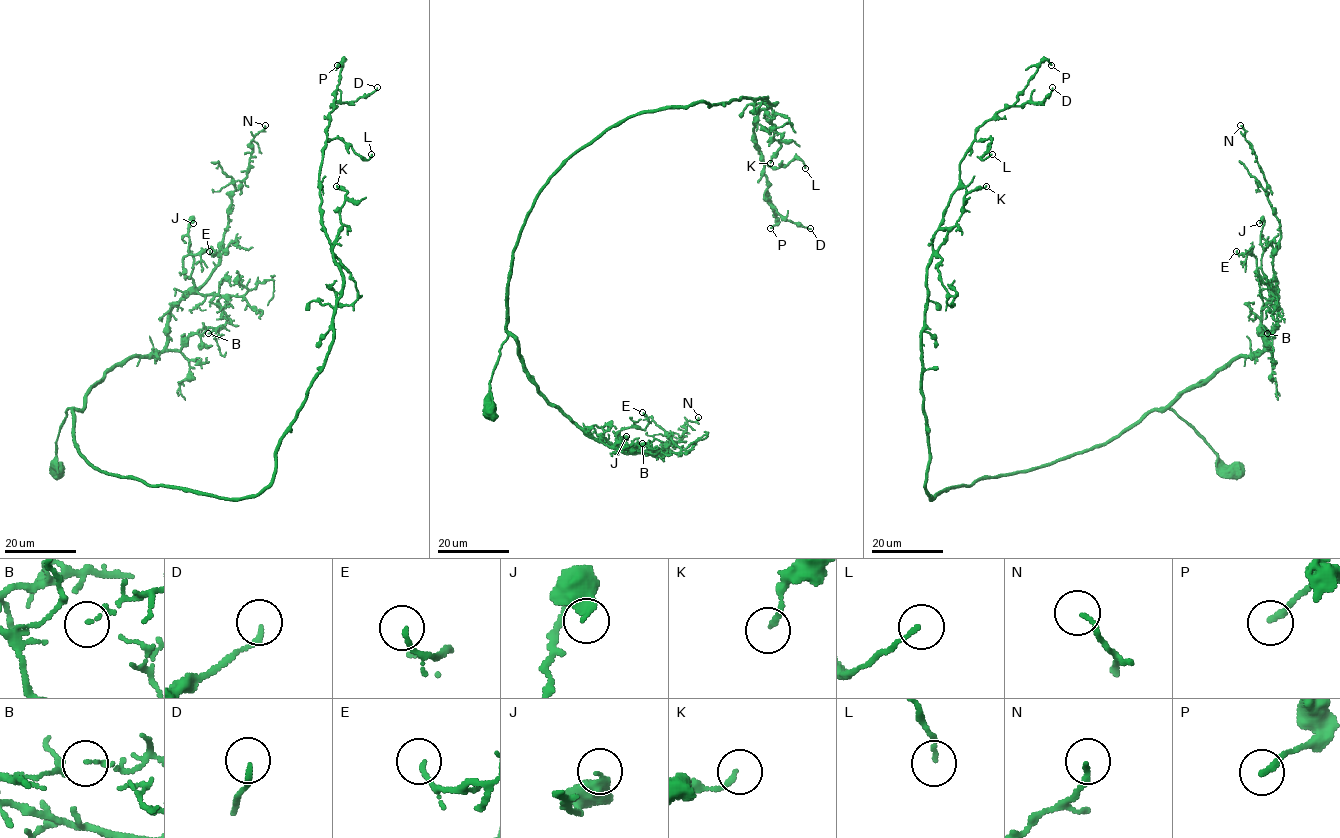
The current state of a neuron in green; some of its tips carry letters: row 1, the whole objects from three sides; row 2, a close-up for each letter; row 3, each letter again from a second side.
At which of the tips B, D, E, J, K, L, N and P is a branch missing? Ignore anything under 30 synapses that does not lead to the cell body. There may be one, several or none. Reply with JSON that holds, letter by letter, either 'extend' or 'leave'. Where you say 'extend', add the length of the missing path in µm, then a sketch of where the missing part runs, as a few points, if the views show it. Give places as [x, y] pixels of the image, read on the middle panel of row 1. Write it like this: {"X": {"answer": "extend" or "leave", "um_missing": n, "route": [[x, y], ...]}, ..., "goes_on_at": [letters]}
{"B": {"answer": "leave"}, "D": {"answer": "leave"}, "E": {"answer": "leave"}, "J": {"answer": "leave"}, "K": {"answer": "leave"}, "L": {"answer": "leave"}, "N": {"answer": "leave"}, "P": {"answer": "leave"}, "goes_on_at": []}

